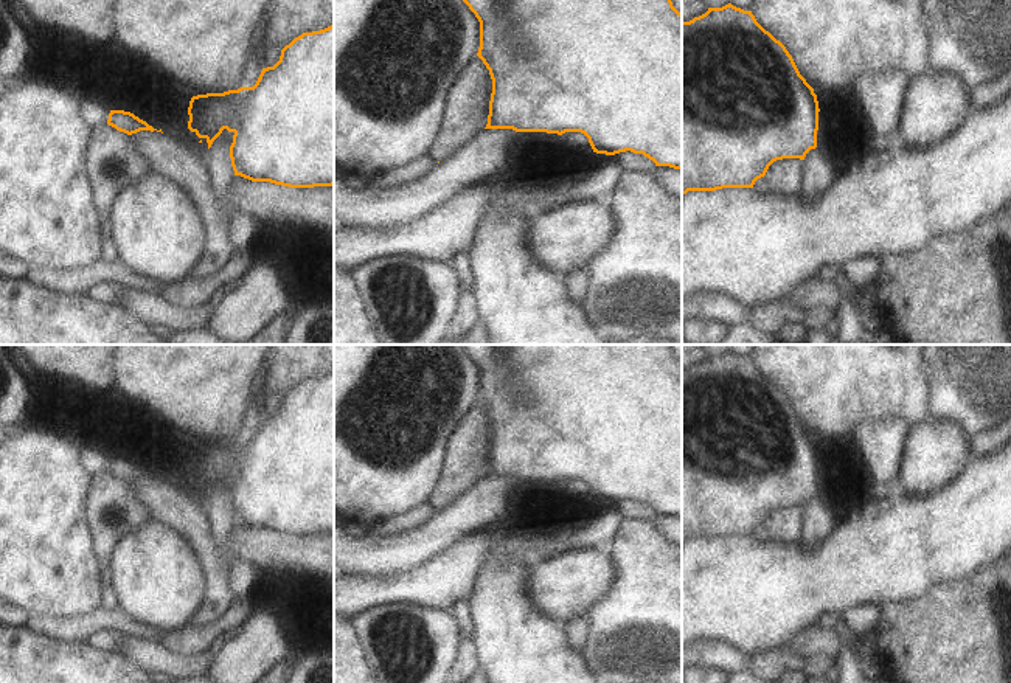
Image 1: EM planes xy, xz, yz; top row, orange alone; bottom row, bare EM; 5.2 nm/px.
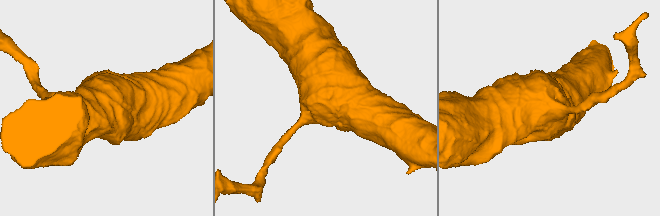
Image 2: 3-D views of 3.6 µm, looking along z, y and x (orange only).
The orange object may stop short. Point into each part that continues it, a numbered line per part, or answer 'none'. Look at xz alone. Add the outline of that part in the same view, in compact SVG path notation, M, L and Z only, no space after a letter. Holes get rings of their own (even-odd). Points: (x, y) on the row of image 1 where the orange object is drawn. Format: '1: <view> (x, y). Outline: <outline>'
1: xz (527, 146). Outline: M519 132L506 147L508 163L556 163L561 135Z

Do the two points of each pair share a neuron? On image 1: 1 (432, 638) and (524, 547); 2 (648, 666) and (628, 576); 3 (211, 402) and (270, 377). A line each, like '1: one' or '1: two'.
1: two
2: one
3: two

